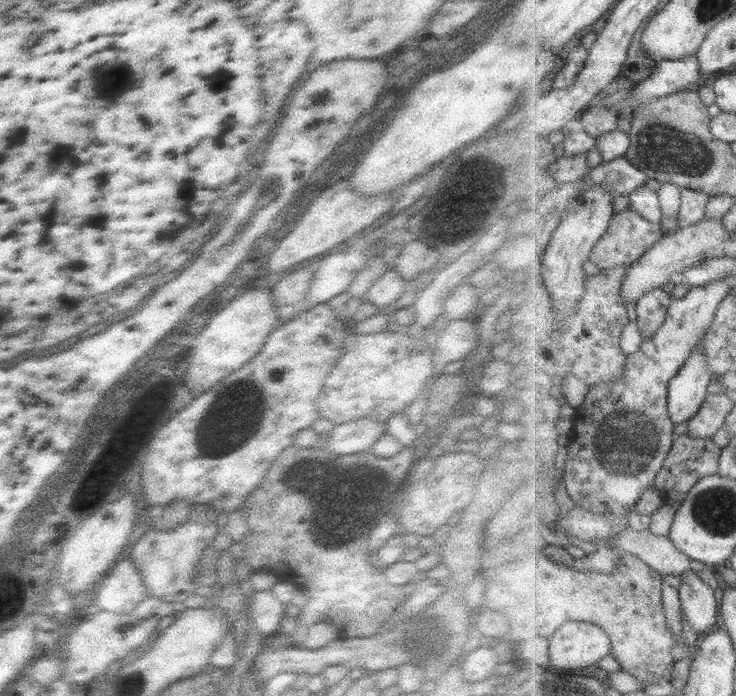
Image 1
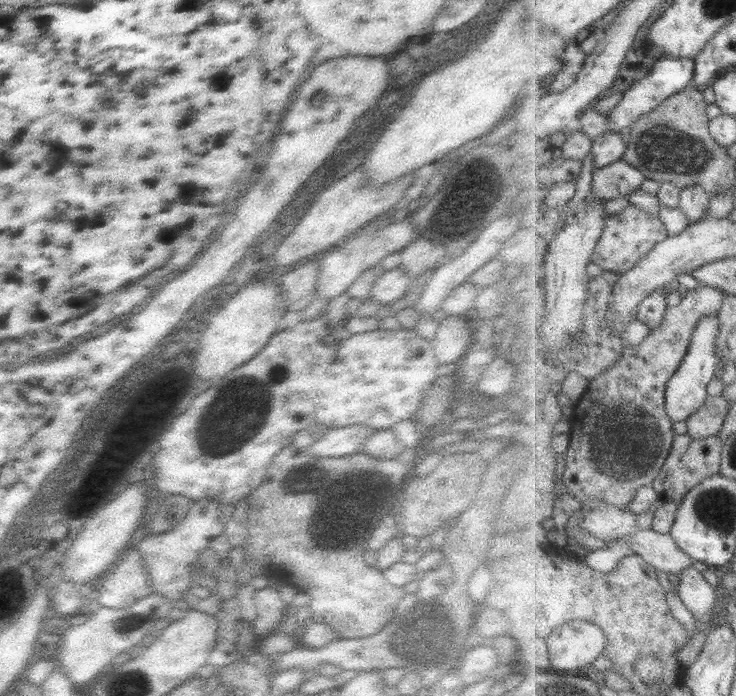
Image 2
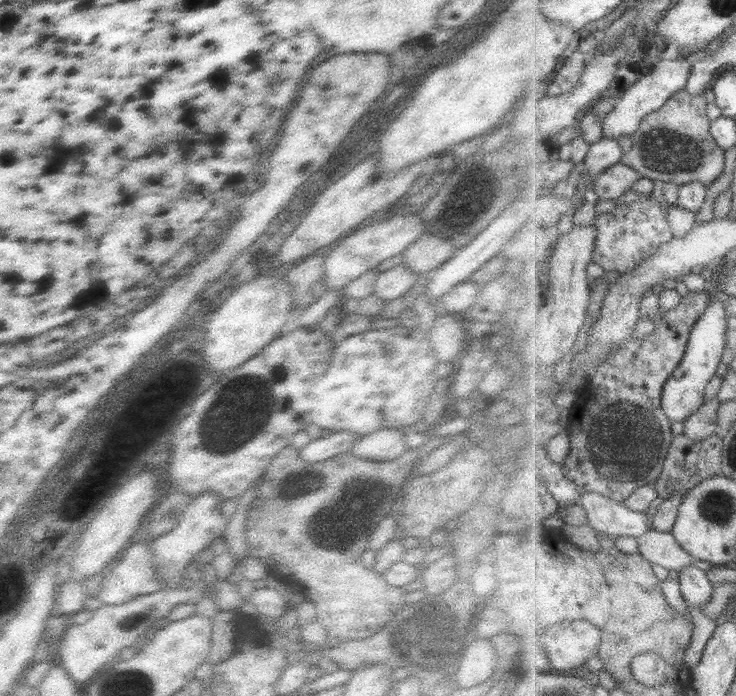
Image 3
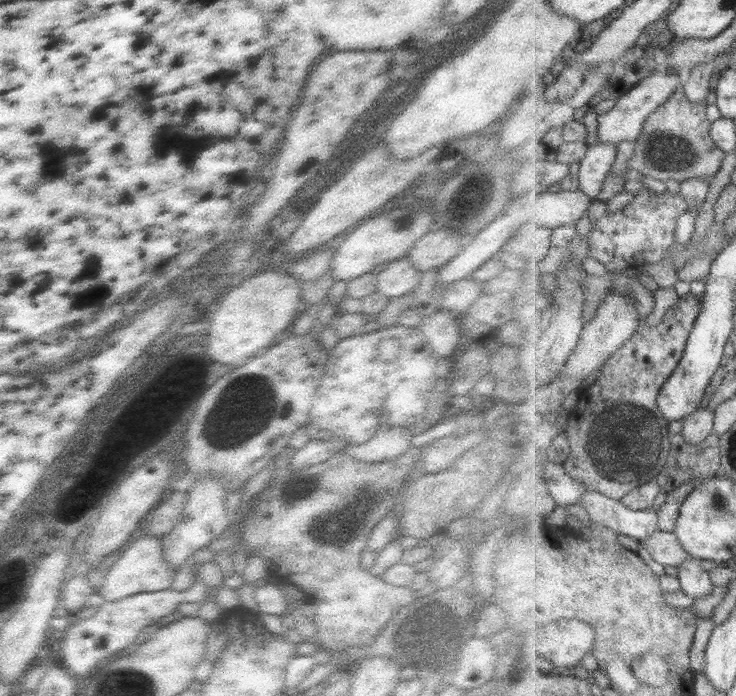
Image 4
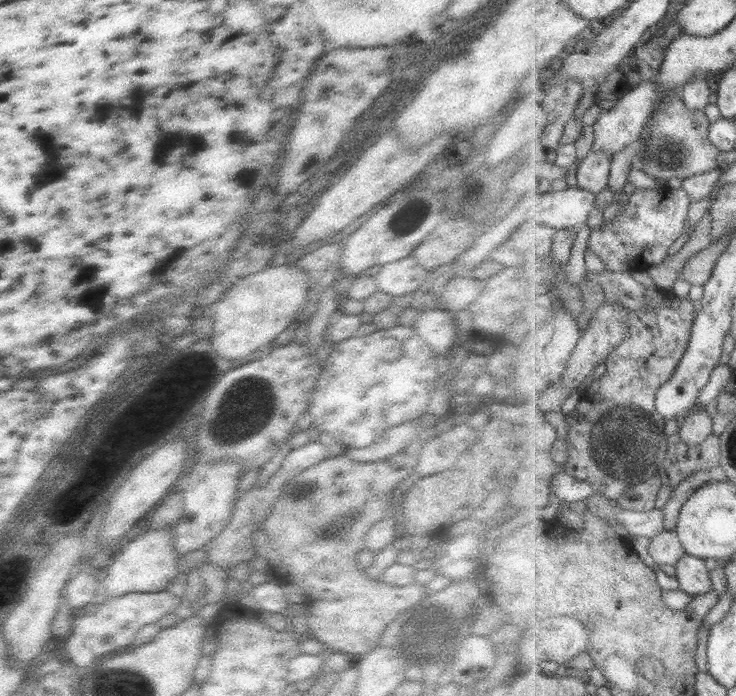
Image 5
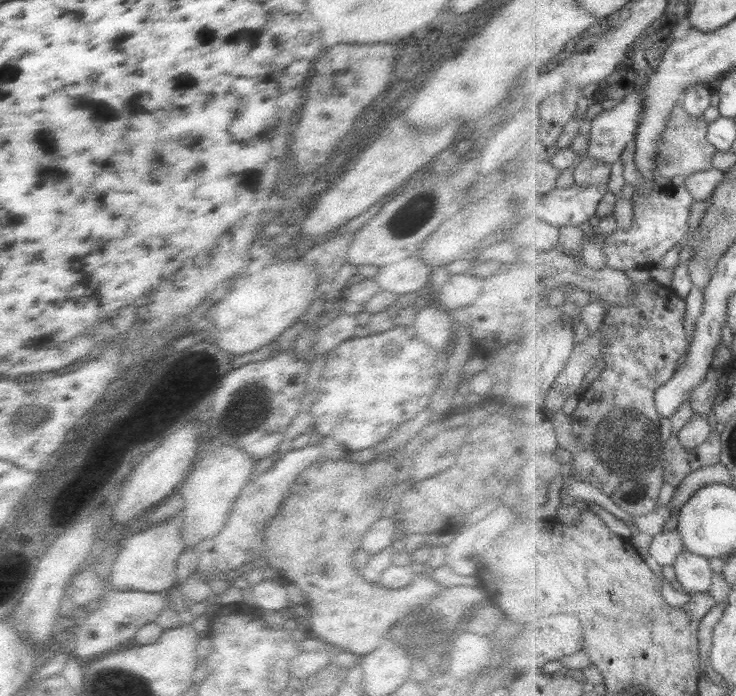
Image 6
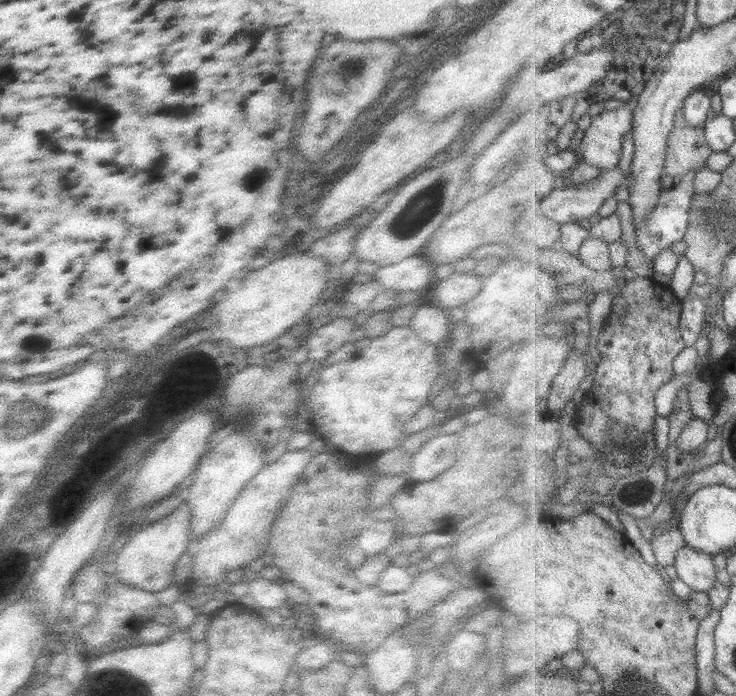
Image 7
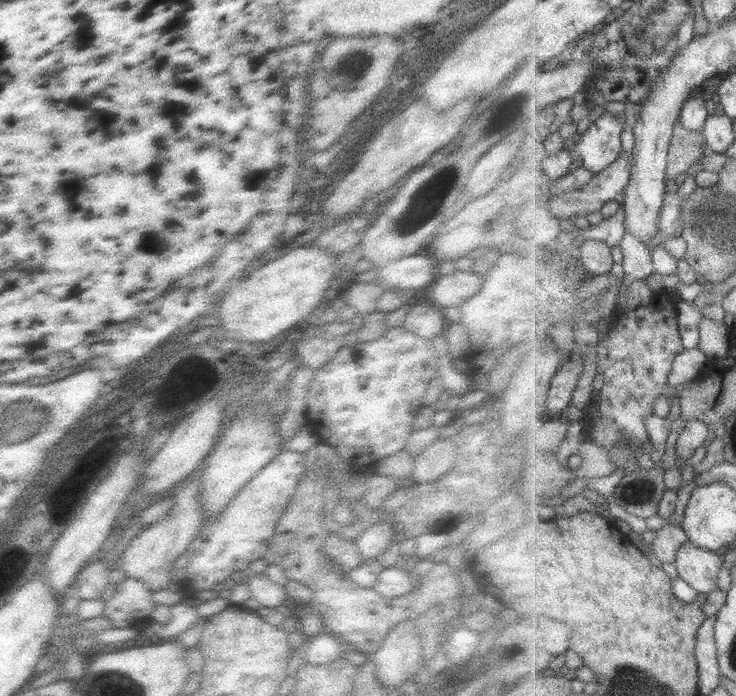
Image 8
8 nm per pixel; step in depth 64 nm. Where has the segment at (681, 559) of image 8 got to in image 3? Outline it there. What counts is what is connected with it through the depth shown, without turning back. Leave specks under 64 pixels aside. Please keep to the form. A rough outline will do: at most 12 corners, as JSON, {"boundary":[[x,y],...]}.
{"boundary":[[690,565],[678,577],[690,605],[713,599],[711,575]]}

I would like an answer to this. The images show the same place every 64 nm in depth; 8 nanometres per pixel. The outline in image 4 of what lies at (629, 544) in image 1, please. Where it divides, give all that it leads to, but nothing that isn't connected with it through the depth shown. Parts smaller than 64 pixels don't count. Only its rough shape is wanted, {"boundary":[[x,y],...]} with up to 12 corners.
{"boundary":[[675,532],[644,542],[653,560],[676,572],[693,556]]}

